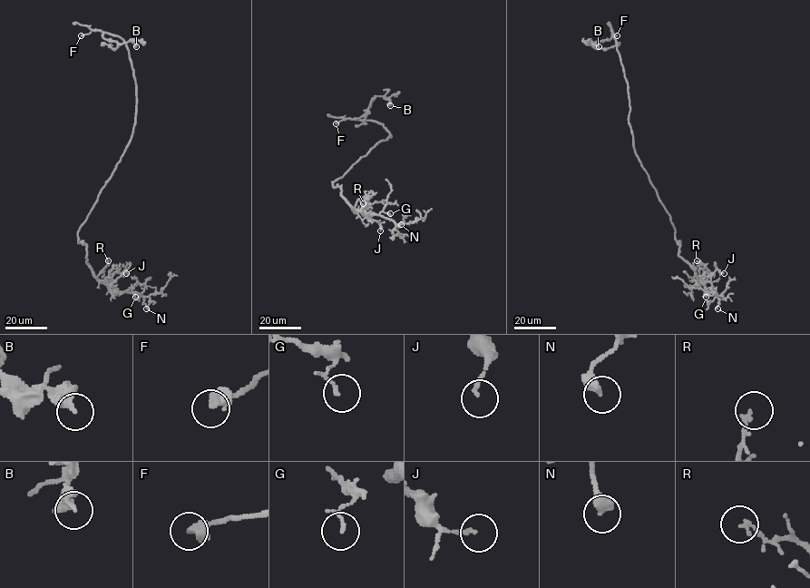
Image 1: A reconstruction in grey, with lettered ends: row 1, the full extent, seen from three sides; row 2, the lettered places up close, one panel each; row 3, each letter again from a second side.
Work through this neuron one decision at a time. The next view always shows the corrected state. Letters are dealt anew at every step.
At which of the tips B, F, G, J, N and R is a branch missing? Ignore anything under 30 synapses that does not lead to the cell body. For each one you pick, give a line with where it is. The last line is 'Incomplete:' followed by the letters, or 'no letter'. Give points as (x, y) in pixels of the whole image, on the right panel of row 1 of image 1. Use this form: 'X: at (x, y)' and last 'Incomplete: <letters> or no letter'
Incomplete: no letter

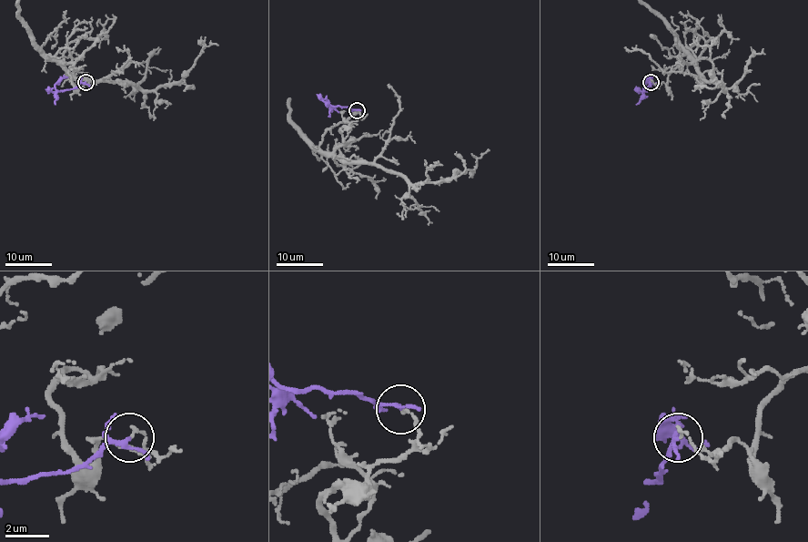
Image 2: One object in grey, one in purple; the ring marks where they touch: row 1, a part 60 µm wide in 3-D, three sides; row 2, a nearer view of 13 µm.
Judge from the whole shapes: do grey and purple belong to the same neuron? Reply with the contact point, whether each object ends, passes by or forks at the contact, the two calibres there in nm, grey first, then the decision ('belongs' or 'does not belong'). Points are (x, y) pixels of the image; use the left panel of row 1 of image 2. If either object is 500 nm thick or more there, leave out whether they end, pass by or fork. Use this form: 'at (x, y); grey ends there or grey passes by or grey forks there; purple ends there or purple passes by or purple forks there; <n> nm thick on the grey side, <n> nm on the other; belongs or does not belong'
at (85, 82); grey ends there; purple forks there; 140 nm thick on the grey side, 110 nm on the other; does not belong

